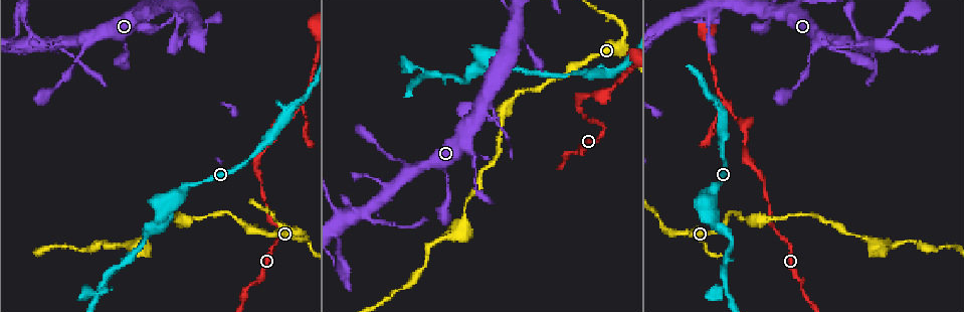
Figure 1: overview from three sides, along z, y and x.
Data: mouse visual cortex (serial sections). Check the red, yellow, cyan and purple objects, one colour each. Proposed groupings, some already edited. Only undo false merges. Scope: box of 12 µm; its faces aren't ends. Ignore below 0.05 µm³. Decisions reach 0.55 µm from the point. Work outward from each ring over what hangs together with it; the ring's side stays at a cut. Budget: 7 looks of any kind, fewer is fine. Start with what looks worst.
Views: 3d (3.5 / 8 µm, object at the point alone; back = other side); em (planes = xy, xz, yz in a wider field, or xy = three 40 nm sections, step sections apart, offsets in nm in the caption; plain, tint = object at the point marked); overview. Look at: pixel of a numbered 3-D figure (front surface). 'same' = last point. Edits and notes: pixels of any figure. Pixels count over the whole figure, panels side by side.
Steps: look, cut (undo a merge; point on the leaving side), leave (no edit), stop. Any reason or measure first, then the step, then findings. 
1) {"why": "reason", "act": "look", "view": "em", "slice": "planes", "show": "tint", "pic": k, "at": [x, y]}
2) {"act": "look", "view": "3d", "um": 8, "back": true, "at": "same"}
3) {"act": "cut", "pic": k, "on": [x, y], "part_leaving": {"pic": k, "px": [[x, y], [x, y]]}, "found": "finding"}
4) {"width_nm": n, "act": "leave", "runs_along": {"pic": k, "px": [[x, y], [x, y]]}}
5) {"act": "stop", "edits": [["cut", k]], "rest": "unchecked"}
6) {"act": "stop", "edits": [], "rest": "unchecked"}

{"act": "look", "view": "3d", "um": 3.5, "pic": 1, "at": [99, 284]}

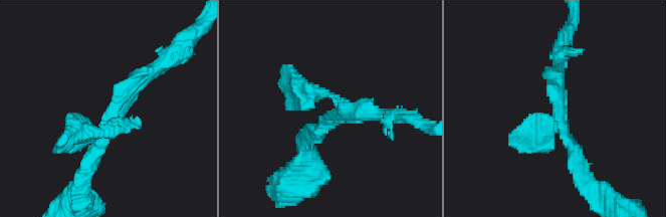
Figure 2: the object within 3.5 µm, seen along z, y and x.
{"why": "now the EM", "act": "look", "view": "em", "slice": "xy", "step": 2, "show": "tint", "pic": 2, "at": [336, 114]}

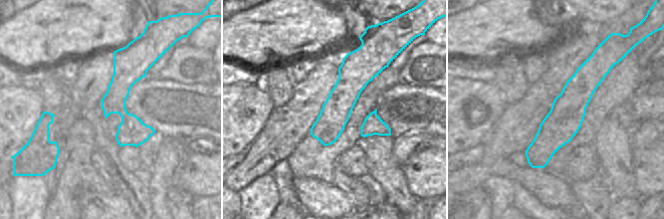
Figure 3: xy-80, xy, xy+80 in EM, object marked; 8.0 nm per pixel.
{"act": "leave", "found": "one cell here"}

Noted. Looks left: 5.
{"why": "two arms in line, one across", "act": "look", "view": "3d", "um": 8, "pic": 1, "at": [302, 102]}

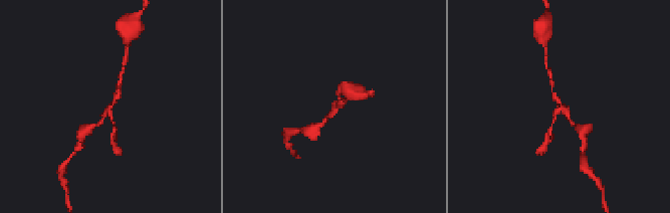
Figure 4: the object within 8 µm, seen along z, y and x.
{"arms": 3, "arm_widths_nm": [100, 150, 150], "why": "need the tissue", "act": "look", "view": "em", "slice": "xy", "step": 5, "show": "tint", "pic": 4, "at": [336, 109]}

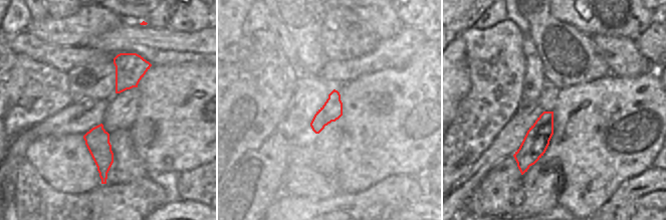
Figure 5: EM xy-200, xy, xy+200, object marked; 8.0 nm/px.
{"act": "leave", "runs_along": {"pic": 4, "px": [[578, 126], [551, 91], [551, 82]]}, "found": "one cell here"}

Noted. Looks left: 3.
{"why": "narrows sharply", "act": "look", "view": "3d", "um": 3.5, "pic": 1, "at": [765, 21]}

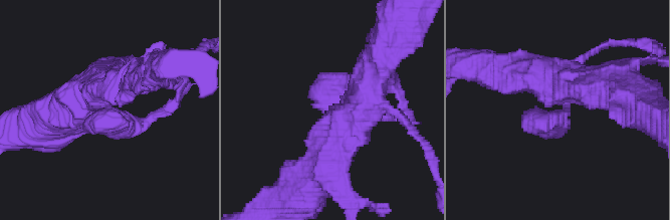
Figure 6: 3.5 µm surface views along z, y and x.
{"why": "now the EM", "act": "look", "view": "em", "slice": "xy", "step": 1, "show": "tint", "pic": 6, "at": [339, 106]}

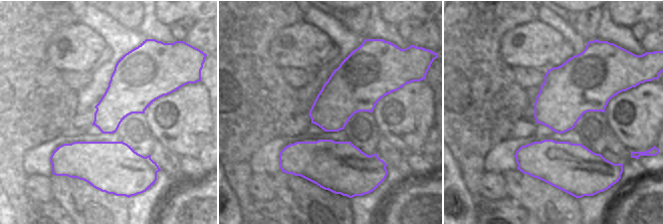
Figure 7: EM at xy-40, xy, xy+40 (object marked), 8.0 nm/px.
{"width_nm": 380, "act": "leave", "runs_along": {"pic": 6, "px": [[603, 83], [522, 127]]}, "found": "continuous, no second cell"}

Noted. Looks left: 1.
{"act": "stop", "edits": [], "rest": "unchecked"}

